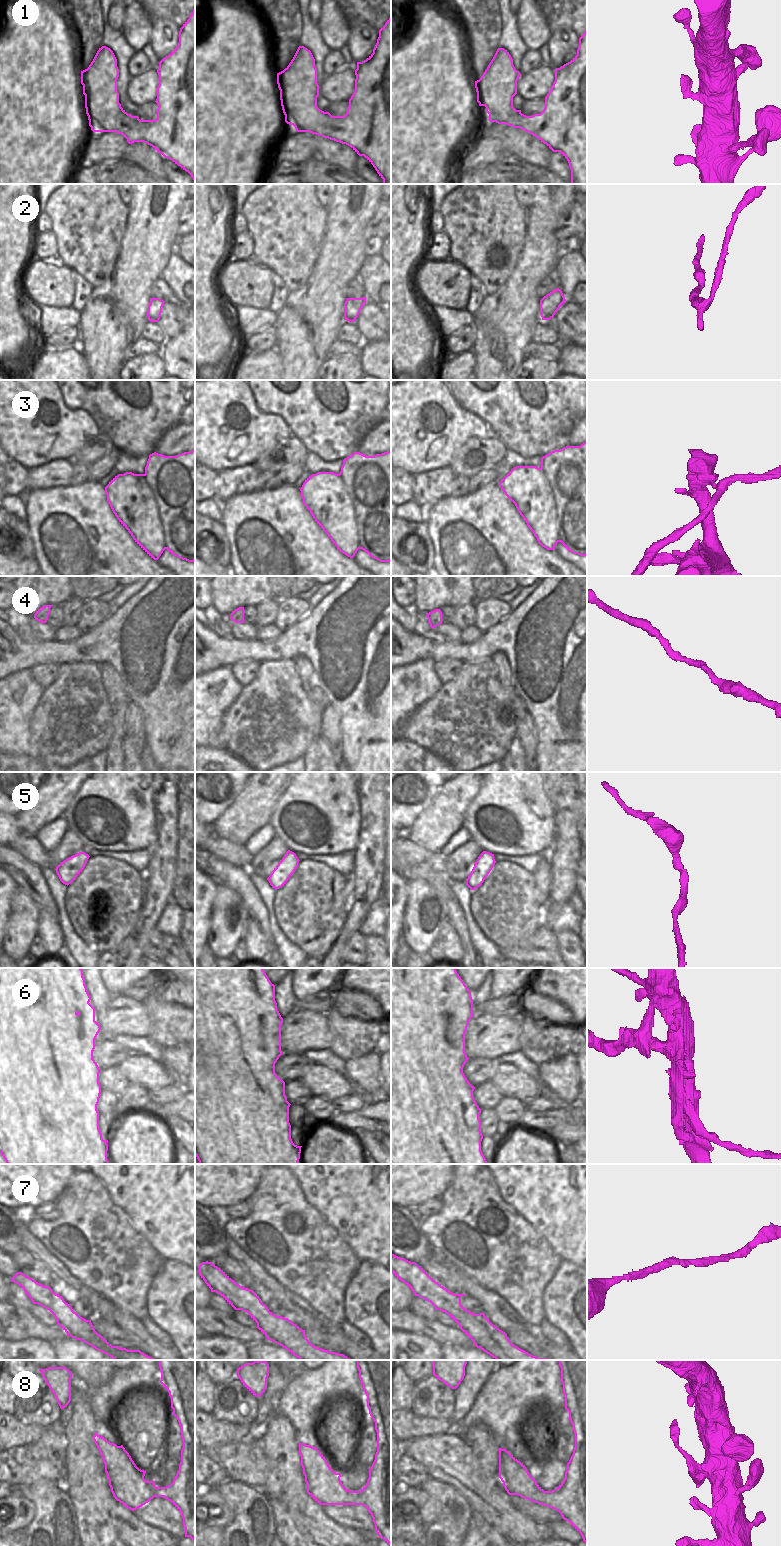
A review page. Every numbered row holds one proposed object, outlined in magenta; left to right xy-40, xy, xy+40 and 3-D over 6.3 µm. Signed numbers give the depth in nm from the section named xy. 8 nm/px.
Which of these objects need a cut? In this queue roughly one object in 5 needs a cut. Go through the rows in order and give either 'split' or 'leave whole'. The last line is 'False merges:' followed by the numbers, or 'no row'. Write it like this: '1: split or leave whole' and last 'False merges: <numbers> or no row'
1: leave whole
2: leave whole
3: split
4: leave whole
5: leave whole
6: split
7: leave whole
8: leave whole
False merges: 3, 6

